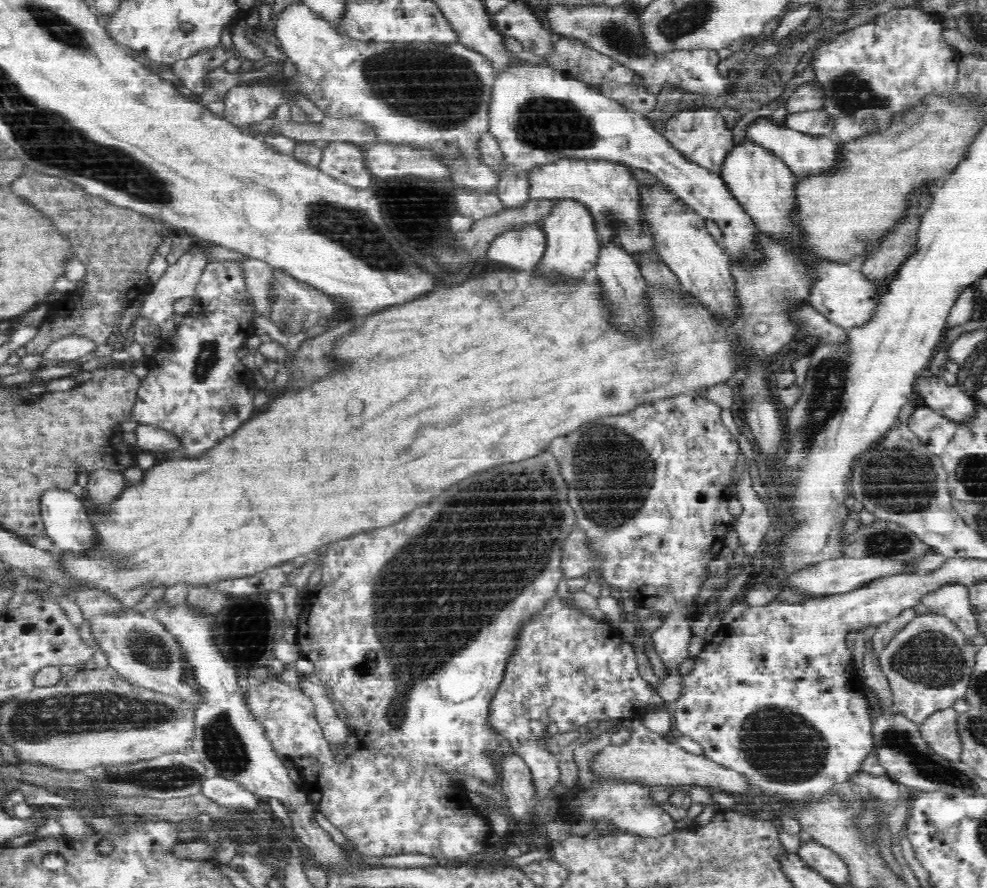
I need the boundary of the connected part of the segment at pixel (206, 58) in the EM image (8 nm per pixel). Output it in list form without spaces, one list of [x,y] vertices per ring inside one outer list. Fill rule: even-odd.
[[[222,42],[214,47],[196,52],[189,58],[176,61],[171,65],[173,72],[181,79],[184,91],[200,95],[207,89],[206,76],[215,68],[224,67],[230,58],[238,58],[233,46],[224,46]]]

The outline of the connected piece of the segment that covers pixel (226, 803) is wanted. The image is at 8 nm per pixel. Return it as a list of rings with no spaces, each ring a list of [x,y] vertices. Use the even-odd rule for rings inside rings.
[[[208,776],[204,780],[202,790],[206,798],[216,802],[218,806],[229,810],[244,807],[250,810],[258,808],[258,798],[253,792],[246,790],[238,782],[228,780],[223,776]]]

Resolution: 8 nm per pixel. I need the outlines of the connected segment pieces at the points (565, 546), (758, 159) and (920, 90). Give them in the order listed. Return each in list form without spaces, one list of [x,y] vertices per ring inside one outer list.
[[[576,525],[566,534],[564,542],[560,542],[560,569],[566,579],[582,577],[591,569],[598,567],[598,561],[584,545],[584,532]]]
[[[742,139],[738,145],[728,150],[720,164],[719,172],[728,191],[752,217],[757,228],[770,234],[784,234],[790,228],[788,218],[792,208],[792,174],[789,166],[781,158],[746,139]]]
[[[898,7],[881,14],[872,22],[854,26],[842,32],[835,41],[818,49],[813,55],[817,81],[827,96],[824,108],[836,118],[835,132],[840,140],[856,138],[858,134],[874,134],[888,126],[892,110],[914,104],[926,92],[952,90],[957,84],[957,66],[961,58],[942,38],[942,24],[933,20],[930,13],[912,7]]]

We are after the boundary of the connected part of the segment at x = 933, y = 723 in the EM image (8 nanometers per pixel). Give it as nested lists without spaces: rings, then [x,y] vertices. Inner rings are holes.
[[[952,708],[939,710],[921,723],[921,733],[934,752],[948,760],[958,761],[963,751],[962,737],[958,732],[958,713]]]

